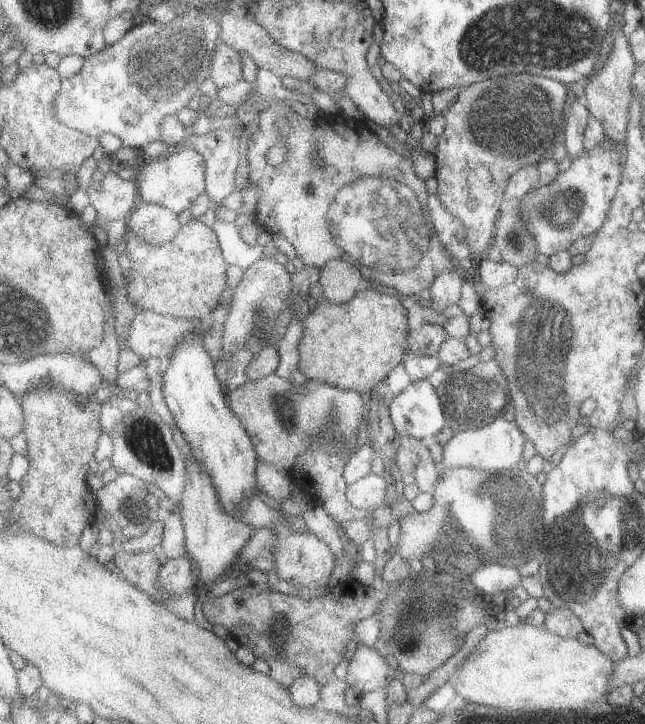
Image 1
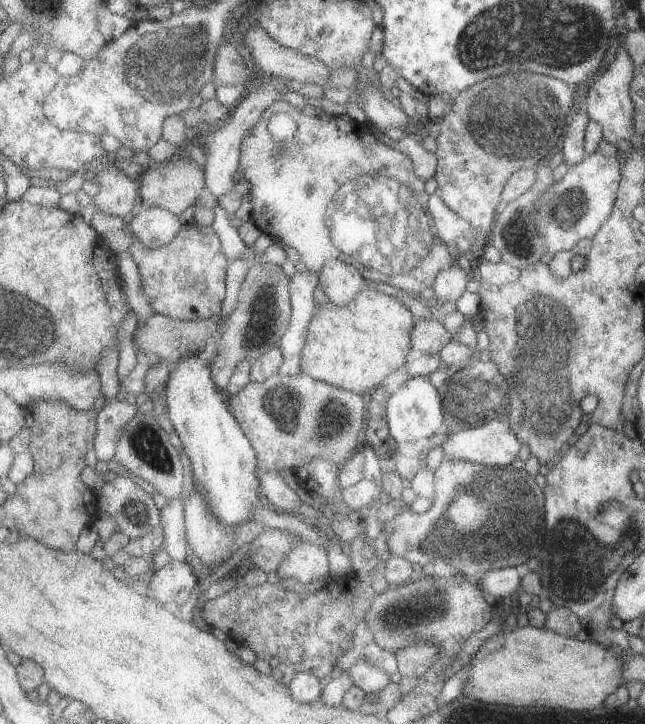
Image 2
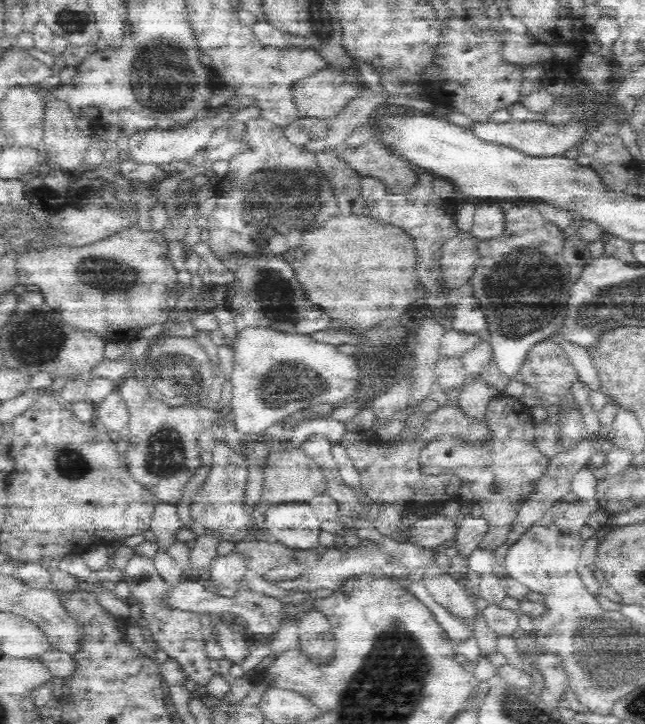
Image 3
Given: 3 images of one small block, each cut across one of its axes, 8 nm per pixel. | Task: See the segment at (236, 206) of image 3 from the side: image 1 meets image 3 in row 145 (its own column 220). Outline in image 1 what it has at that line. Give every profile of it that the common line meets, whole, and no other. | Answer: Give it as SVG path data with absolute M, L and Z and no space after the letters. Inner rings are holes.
M189 220L189 224L181 226L181 234L177 234L173 242L167 242L163 246L155 246L129 230L125 256L129 258L129 268L125 270L127 290L135 292L139 310L167 314L181 320L199 320L221 306L221 294L225 294L225 286L229 286L229 262L223 256L221 240L217 238L215 230L201 220Z

